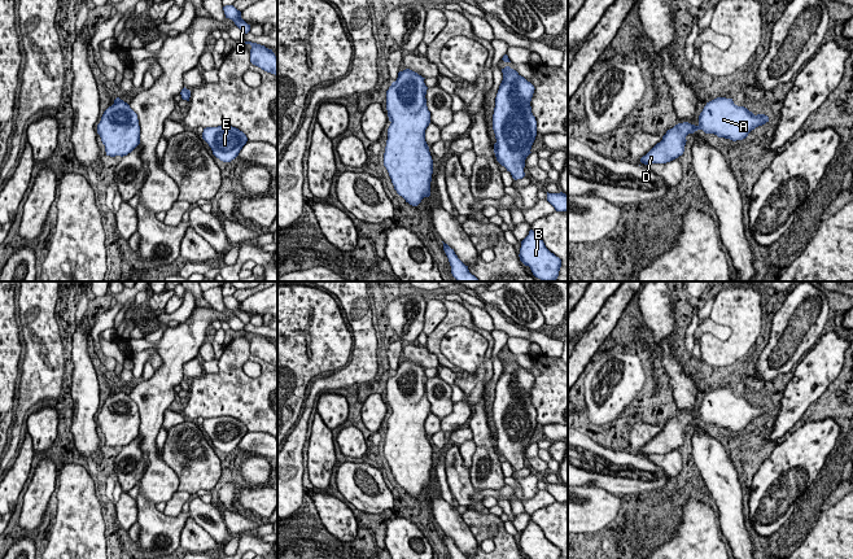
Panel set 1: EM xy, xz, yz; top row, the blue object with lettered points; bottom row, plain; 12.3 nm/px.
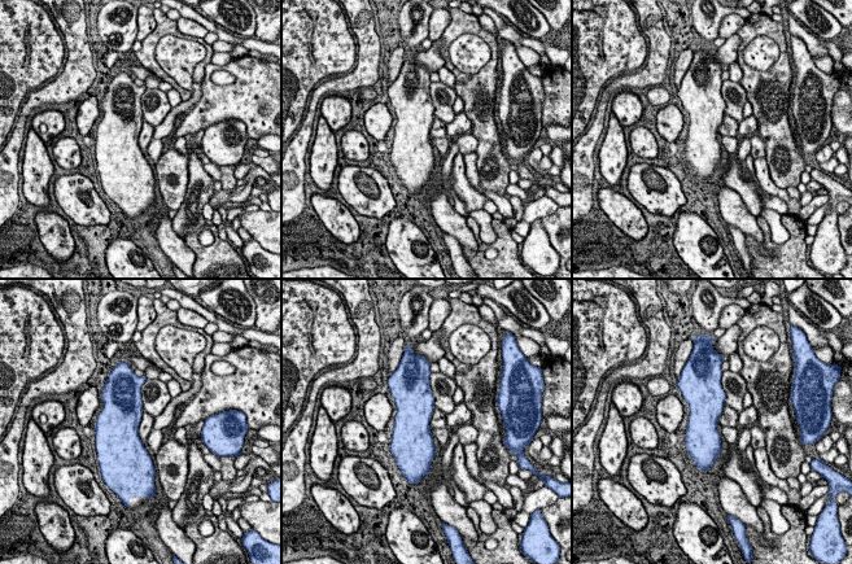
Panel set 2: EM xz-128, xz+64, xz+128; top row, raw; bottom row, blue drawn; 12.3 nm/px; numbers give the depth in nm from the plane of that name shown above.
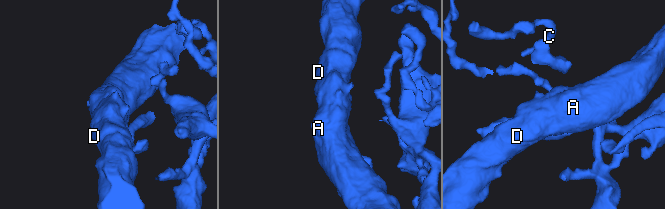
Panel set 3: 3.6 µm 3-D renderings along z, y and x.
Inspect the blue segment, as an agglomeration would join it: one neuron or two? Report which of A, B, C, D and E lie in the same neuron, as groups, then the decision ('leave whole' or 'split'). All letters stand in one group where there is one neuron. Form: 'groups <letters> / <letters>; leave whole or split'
groups A B C D E; leave whole

